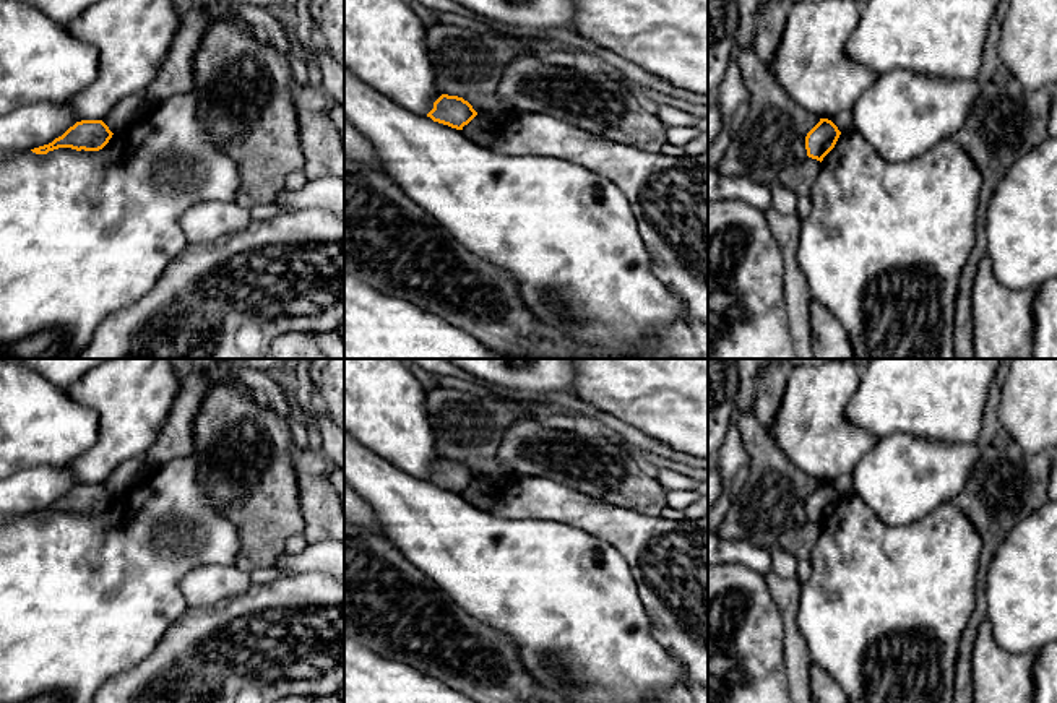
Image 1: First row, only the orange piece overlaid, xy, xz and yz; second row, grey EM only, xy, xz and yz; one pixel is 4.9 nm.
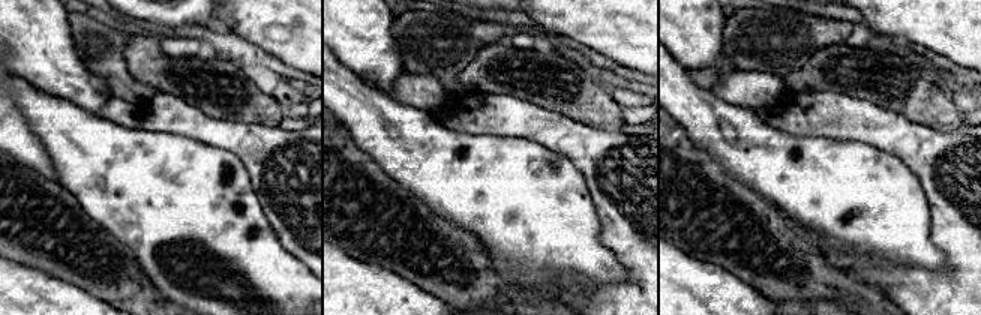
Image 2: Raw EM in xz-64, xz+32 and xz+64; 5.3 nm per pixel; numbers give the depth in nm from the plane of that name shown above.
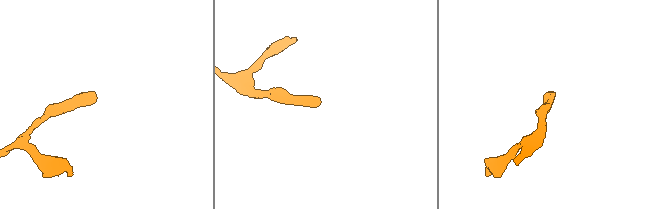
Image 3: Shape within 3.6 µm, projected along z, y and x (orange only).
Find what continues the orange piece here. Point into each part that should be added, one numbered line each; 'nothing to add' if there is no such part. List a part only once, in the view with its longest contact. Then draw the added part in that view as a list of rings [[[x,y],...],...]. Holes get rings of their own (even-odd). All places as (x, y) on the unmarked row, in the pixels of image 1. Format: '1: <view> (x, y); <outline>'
nothing to add

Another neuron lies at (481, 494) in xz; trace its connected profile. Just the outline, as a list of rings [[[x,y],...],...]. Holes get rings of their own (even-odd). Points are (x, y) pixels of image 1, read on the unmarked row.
[[[477,477],[468,489],[463,490],[461,497],[481,510],[490,510],[495,502],[495,485]]]

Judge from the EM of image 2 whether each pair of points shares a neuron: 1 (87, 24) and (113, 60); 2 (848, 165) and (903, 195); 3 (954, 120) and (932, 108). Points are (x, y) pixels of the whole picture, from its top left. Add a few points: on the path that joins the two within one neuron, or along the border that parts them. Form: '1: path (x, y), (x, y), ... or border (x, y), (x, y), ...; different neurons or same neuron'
1: path (87, 33), (104, 51); same neuron
2: path (861, 179), (878, 195), (890, 195); same neuron
3: path (948, 117), (938, 111); same neuron

